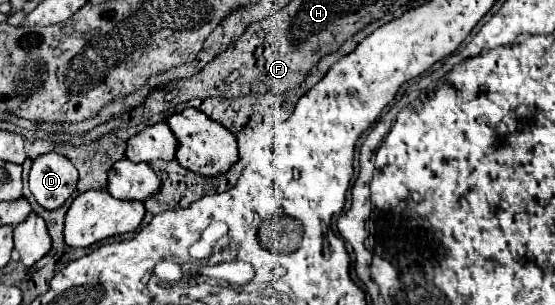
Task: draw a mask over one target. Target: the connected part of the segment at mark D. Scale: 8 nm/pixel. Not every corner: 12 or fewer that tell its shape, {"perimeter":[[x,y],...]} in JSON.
{"perimeter":[[57,153],[29,171],[29,191],[47,211],[75,191],[77,169]]}

